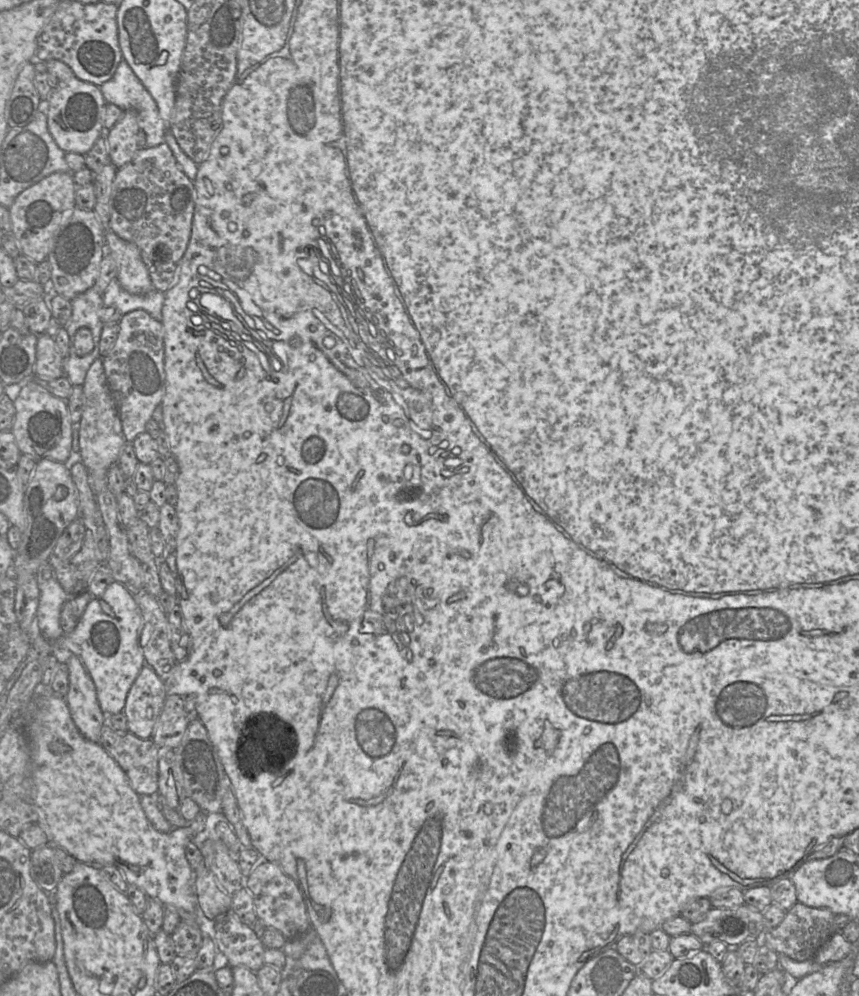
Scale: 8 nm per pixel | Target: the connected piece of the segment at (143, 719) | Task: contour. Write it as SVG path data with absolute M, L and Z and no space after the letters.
M145 664L127 694L123 709L127 730L142 739L152 738L166 696L165 682L152 667Z

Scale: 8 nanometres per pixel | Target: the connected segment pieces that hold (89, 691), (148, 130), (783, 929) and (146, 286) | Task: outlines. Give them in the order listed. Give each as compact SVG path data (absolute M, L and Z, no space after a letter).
M67 655L67 665L69 689L65 699L71 717L86 739L99 743L106 715L98 702L95 684L77 655Z
M126 60L120 61L114 75L99 88L106 103L137 114L138 125L147 135L146 146L155 147L165 142L168 125L160 117L156 101Z
M796 902L777 927L765 930L761 942L778 954L799 962L813 959L817 951L838 931L834 918L835 914L829 908L813 908Z
M112 230L106 232L106 251L117 265L116 279L131 294L144 295L155 289L139 248L121 239Z

